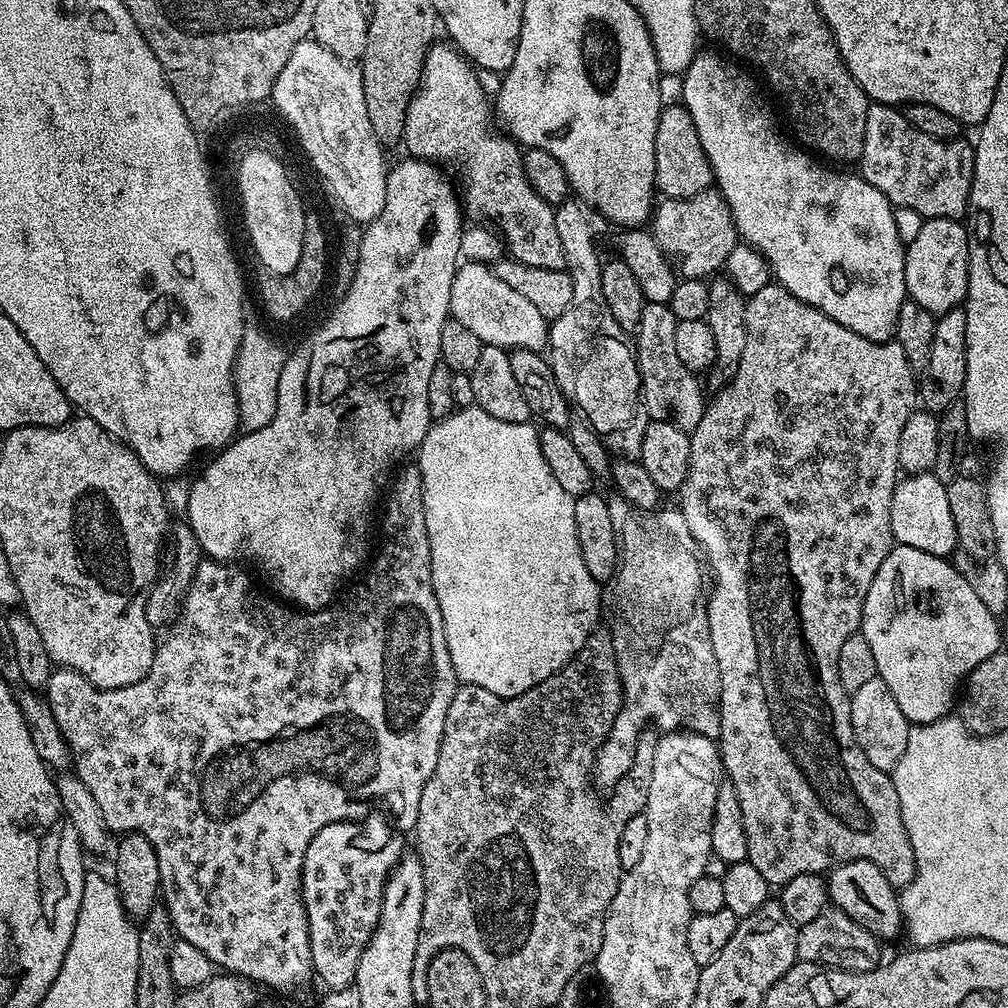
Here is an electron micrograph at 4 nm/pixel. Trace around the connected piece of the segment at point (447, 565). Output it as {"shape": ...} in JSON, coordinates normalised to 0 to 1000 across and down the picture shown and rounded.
{"shape":[[[452,405],[440,416],[434,416],[426,425],[423,435],[417,439],[415,445],[415,463],[419,470],[419,482],[421,483],[421,505],[423,506],[423,530],[427,534],[427,562],[429,563],[429,580],[431,581],[431,589],[435,593],[435,605],[438,605],[438,621],[442,625],[442,641],[446,645],[446,657],[450,657],[450,665],[452,666],[453,676],[469,679],[470,681],[478,681],[478,685],[486,685],[486,688],[494,688],[495,690],[513,690],[522,685],[526,685],[530,681],[534,681],[534,677],[538,677],[542,673],[546,673],[554,665],[558,665],[558,661],[562,661],[563,656],[567,654],[569,649],[573,649],[573,645],[577,645],[577,641],[581,637],[581,633],[592,622],[591,619],[597,615],[597,583],[592,579],[589,573],[585,573],[585,565],[581,565],[581,558],[577,558],[577,546],[573,542],[573,526],[569,522],[569,494],[565,490],[562,490],[562,486],[558,486],[558,482],[550,474],[550,469],[546,466],[546,462],[542,460],[542,454],[538,454],[538,442],[536,441],[536,429],[531,420],[525,419],[515,421],[514,419],[494,419],[494,415],[486,415],[486,411],[482,411],[482,407],[473,405]]]}

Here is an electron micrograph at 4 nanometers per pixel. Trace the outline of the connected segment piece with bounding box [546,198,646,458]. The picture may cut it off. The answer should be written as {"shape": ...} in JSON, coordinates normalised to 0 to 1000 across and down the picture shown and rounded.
{"shape":[[[571,196],[562,197],[551,203],[551,208],[550,225],[554,227],[554,236],[558,239],[560,266],[567,277],[567,291],[560,311],[553,317],[547,318],[542,356],[550,367],[550,375],[560,389],[560,394],[575,405],[577,411],[581,411],[585,423],[589,423],[596,434],[602,435],[602,443],[607,446],[615,444],[616,453],[631,454],[635,451],[635,436],[641,420],[635,395],[635,368],[631,362],[628,342],[619,338],[622,337],[621,330],[613,323],[613,319],[609,319],[609,312],[605,312],[605,304],[601,304],[601,296],[597,292],[597,257],[591,251],[591,234],[587,231],[588,215],[584,207]]]}

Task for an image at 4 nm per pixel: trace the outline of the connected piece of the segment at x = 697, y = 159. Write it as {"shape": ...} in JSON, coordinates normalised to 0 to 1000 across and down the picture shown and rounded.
{"shape":[[[678,102],[656,106],[653,129],[649,133],[649,165],[651,190],[664,198],[688,196],[688,192],[696,192],[707,186],[706,166],[702,164],[696,141],[692,141],[688,117],[685,117]]]}

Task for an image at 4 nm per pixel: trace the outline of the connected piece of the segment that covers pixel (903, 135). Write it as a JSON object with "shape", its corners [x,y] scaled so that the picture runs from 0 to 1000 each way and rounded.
{"shape":[[[862,102],[859,113],[859,141],[851,158],[851,171],[863,185],[875,188],[875,192],[891,206],[911,208],[918,216],[946,218],[960,209],[960,197],[966,177],[966,147],[956,137],[942,140],[928,139],[923,133],[915,133],[897,116],[896,110],[880,103]]]}

